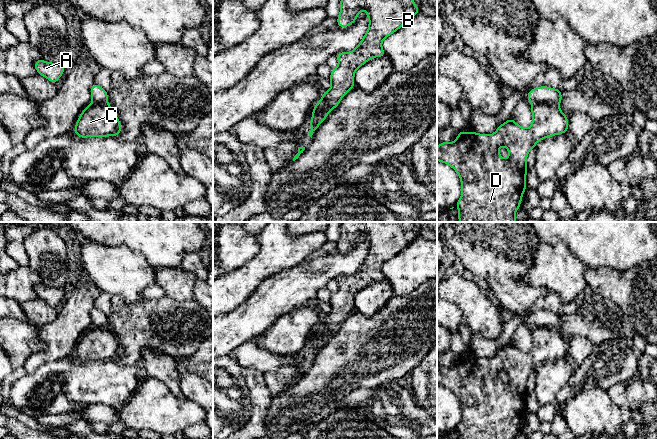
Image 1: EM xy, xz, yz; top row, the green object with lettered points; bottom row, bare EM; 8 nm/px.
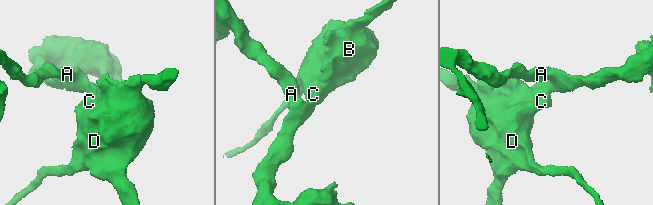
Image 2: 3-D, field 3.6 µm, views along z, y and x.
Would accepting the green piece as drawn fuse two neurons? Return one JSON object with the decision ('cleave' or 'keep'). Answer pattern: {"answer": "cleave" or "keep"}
{"answer": "cleave"}

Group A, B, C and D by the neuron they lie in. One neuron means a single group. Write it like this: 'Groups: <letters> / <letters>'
Groups: A / B C D

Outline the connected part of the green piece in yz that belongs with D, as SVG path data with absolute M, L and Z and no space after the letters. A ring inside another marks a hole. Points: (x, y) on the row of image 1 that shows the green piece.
M531 103L532 124L529 128L523 128L512 118L499 125L497 130L491 134L478 134L473 132L458 133L454 142L441 142L437 147L437 161L452 167L460 177L461 198L454 207L459 209L459 222L517 222L516 211L519 209L526 190L527 156L532 148L536 147L538 141L547 137L563 134L568 131L568 118L558 105L548 103ZM505 146L509 152L507 159L499 154L499 148Z

